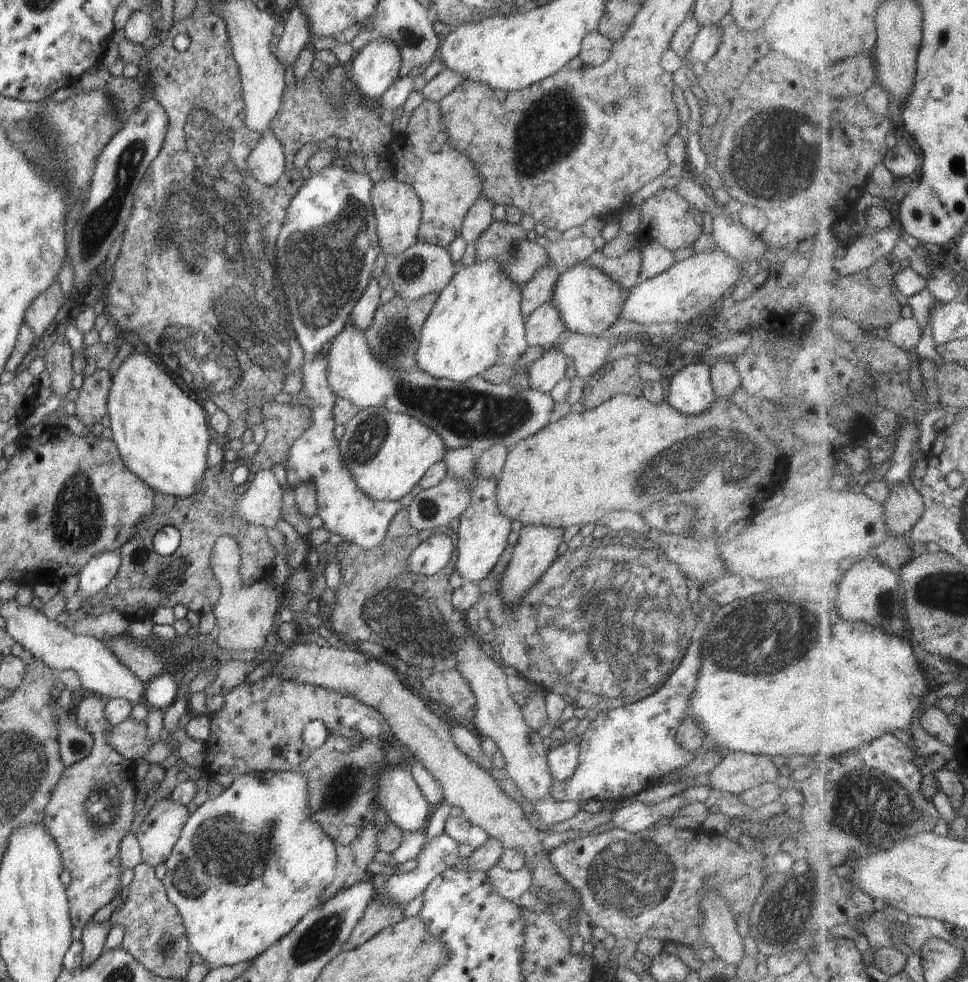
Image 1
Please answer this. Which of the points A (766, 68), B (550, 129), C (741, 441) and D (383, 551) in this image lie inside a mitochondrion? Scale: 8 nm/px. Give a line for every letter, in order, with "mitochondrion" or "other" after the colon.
A: other
B: mitochondrion
C: mitochondrion
D: other

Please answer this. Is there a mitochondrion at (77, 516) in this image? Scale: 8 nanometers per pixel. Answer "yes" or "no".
yes

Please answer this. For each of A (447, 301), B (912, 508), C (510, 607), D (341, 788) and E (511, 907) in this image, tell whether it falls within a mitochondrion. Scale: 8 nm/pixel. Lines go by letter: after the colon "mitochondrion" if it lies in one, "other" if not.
A: other
B: other
C: other
D: mitochondrion
E: other

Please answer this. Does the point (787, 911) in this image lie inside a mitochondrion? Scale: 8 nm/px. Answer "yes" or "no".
yes

